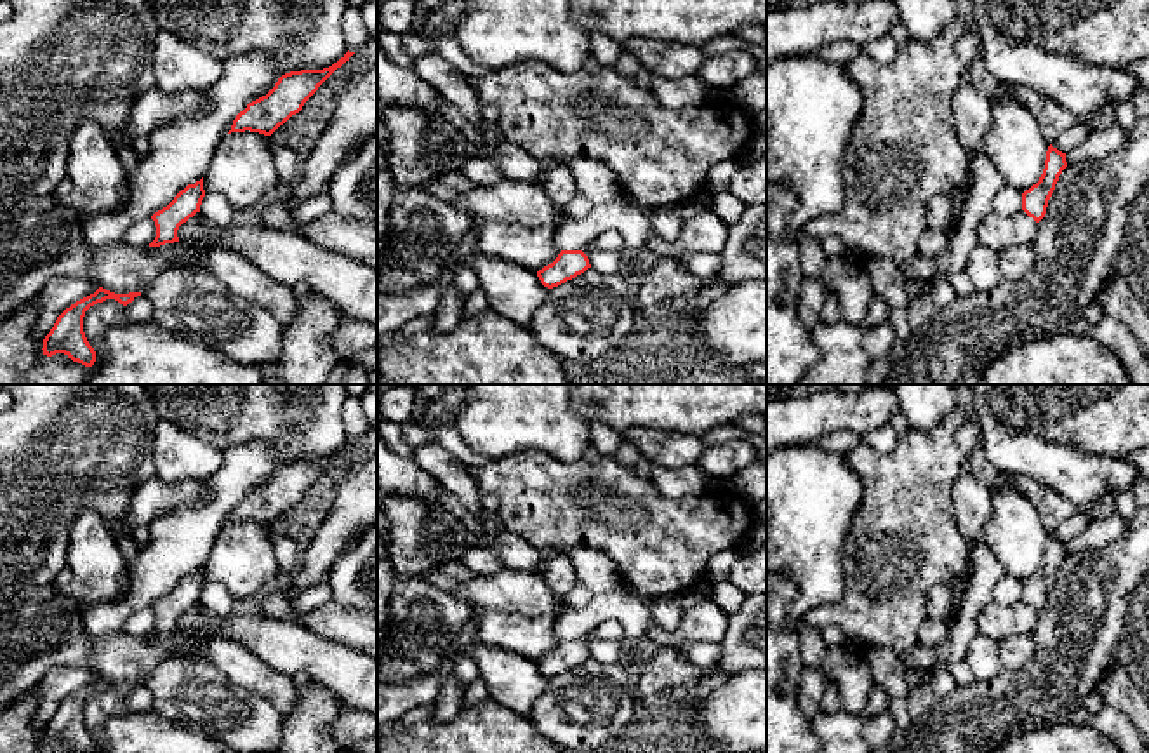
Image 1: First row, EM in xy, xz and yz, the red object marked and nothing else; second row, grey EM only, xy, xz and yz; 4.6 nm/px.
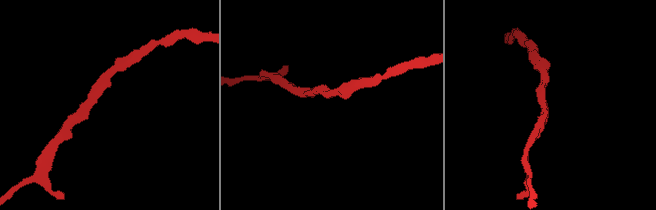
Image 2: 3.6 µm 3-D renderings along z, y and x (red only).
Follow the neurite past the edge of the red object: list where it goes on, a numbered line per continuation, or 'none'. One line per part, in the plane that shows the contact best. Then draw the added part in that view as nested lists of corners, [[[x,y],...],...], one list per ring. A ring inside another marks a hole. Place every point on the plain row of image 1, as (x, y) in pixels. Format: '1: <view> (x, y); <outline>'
none

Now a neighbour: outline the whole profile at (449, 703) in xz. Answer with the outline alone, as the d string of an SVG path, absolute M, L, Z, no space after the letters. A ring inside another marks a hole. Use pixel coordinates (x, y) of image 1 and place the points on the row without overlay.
M454 666L448 670L447 676L442 682L440 694L435 699L435 715L436 723L452 722L462 711L462 701L466 687L459 682Z

